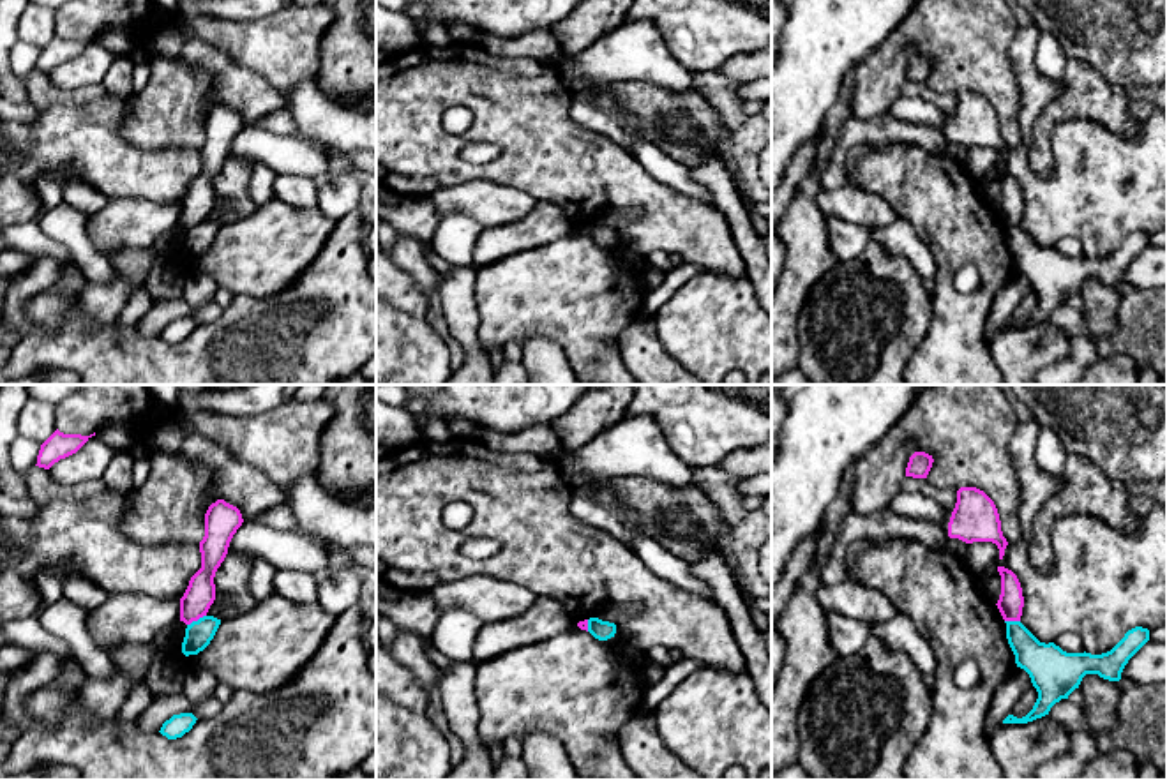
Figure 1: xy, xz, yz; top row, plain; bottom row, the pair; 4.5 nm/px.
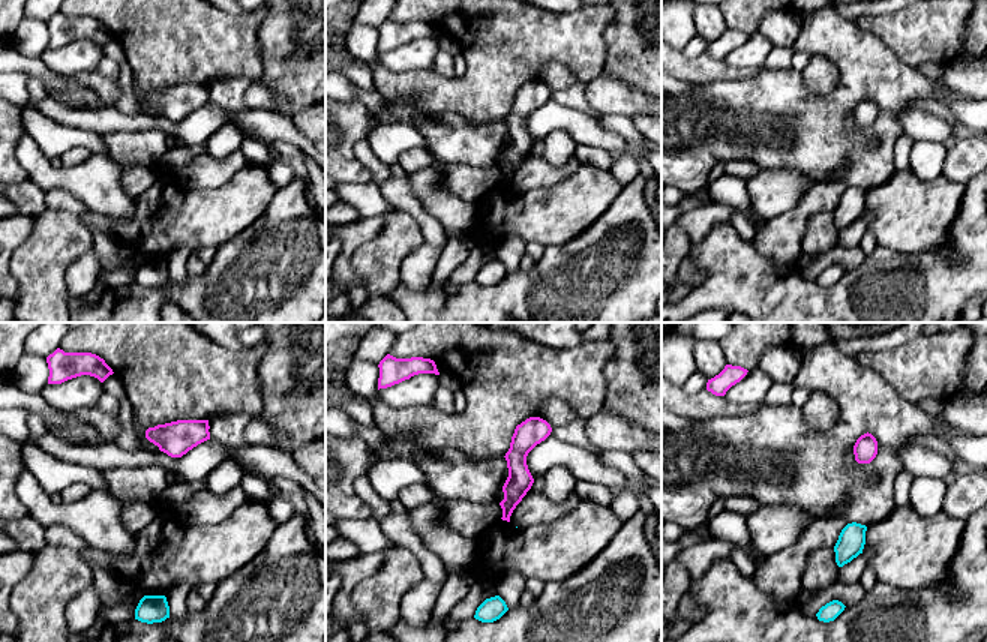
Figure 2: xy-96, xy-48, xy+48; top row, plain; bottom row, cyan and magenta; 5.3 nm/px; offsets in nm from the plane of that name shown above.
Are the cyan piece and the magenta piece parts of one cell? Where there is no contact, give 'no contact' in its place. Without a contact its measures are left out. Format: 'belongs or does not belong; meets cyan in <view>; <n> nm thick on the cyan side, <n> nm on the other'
does not belong; meets cyan in xy; 120 nm thick on the cyan side, 140 nm on the other

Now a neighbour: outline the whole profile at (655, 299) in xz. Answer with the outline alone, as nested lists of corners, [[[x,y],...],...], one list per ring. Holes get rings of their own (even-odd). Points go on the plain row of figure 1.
[[[683,261],[676,268],[666,272],[662,284],[651,291],[646,291],[641,314],[653,318],[681,284],[701,272],[703,268]]]

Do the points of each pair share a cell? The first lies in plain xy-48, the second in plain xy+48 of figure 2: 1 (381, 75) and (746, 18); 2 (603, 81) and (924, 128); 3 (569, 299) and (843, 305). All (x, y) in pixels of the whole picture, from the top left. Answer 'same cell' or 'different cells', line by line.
1: same cell
2: different cells
3: same cell

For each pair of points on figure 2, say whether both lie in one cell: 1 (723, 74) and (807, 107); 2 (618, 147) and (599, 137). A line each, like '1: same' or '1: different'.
1: different
2: same

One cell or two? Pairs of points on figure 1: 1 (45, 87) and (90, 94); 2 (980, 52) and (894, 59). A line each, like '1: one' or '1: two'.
1: one
2: one

